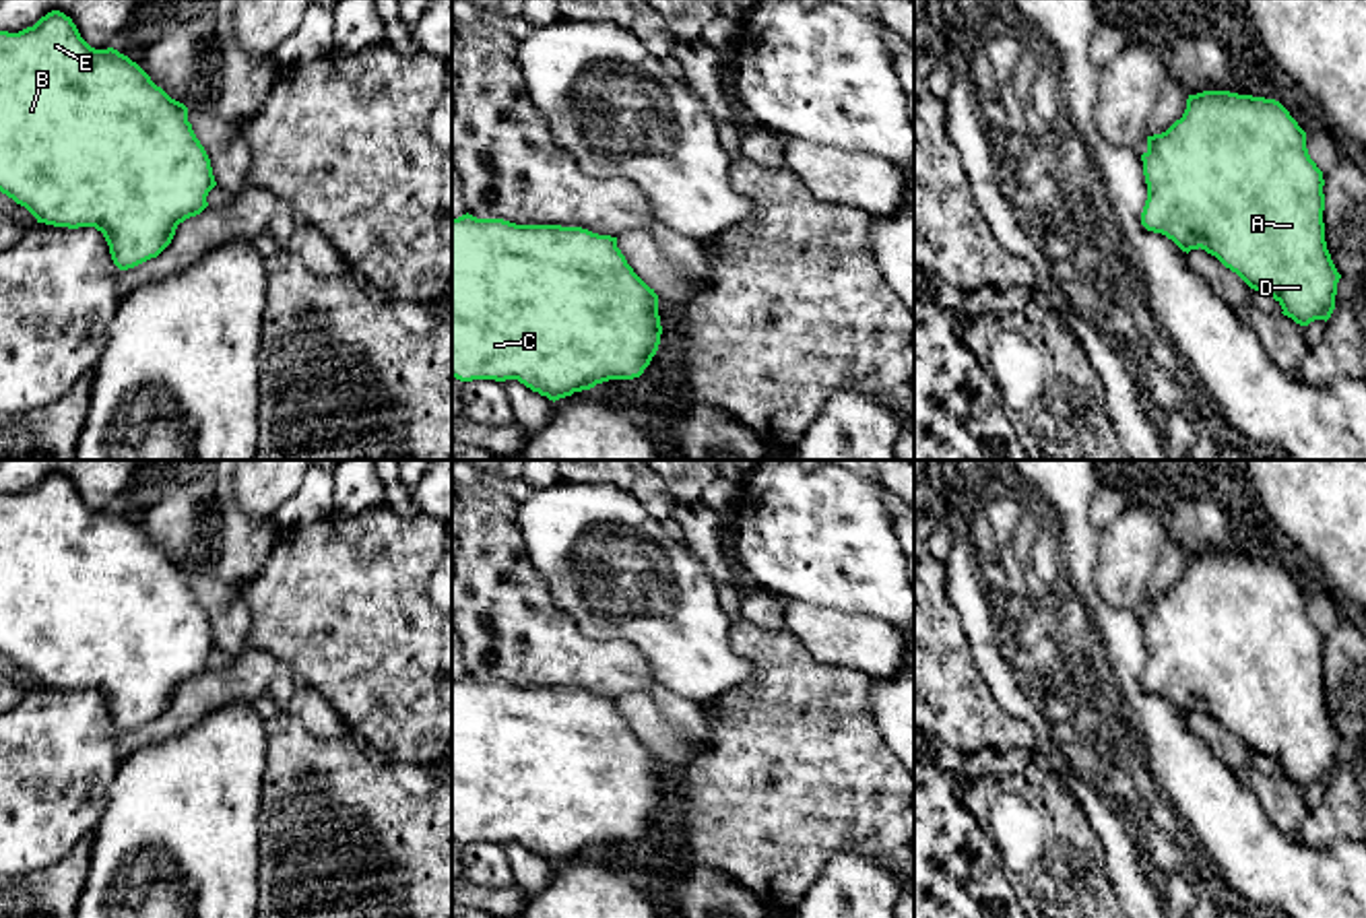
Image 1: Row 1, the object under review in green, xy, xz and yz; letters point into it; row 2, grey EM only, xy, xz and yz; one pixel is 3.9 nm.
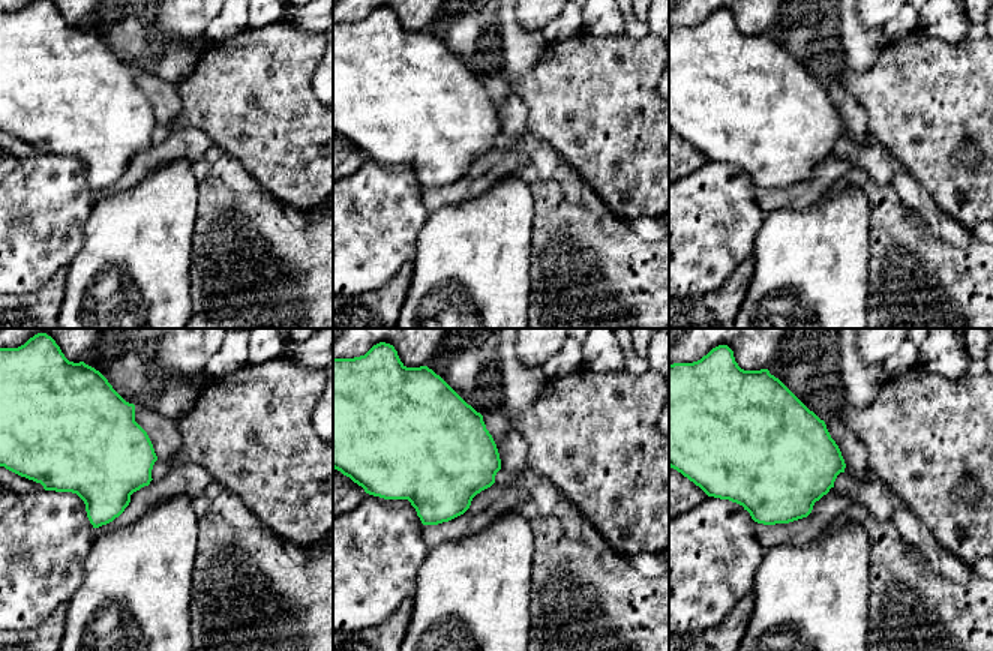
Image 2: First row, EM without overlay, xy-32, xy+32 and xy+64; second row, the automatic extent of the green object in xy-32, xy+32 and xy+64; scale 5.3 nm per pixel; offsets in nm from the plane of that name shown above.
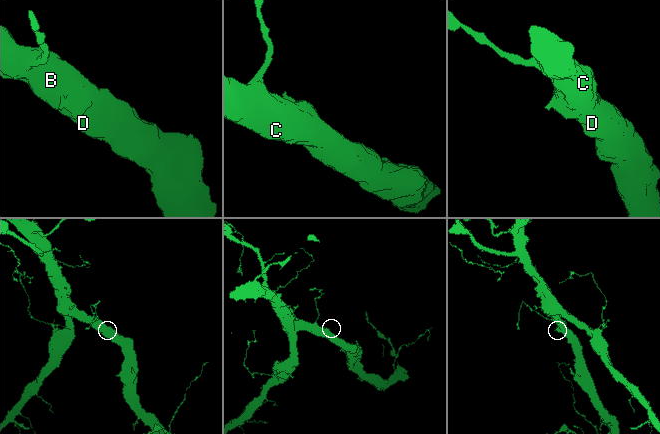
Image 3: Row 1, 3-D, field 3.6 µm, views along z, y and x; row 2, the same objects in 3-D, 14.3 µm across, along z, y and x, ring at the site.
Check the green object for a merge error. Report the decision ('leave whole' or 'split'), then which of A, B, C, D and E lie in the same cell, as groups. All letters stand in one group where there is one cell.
leave whole; A B C D E

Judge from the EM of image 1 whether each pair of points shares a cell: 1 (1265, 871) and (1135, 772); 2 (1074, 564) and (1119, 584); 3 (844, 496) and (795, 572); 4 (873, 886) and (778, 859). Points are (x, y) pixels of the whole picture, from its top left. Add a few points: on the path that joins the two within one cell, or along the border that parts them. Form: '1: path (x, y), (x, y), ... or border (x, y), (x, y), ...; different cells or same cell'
1: path (1232, 869), (1168, 805); same cell
2: border (1100, 531), (1094, 586), (1107, 603), (1123, 609); different cells
3: path (832, 514), (832, 522), (801, 553); same cell
4: border (869, 859), (853, 846), (838, 848), (803, 896); different cells

